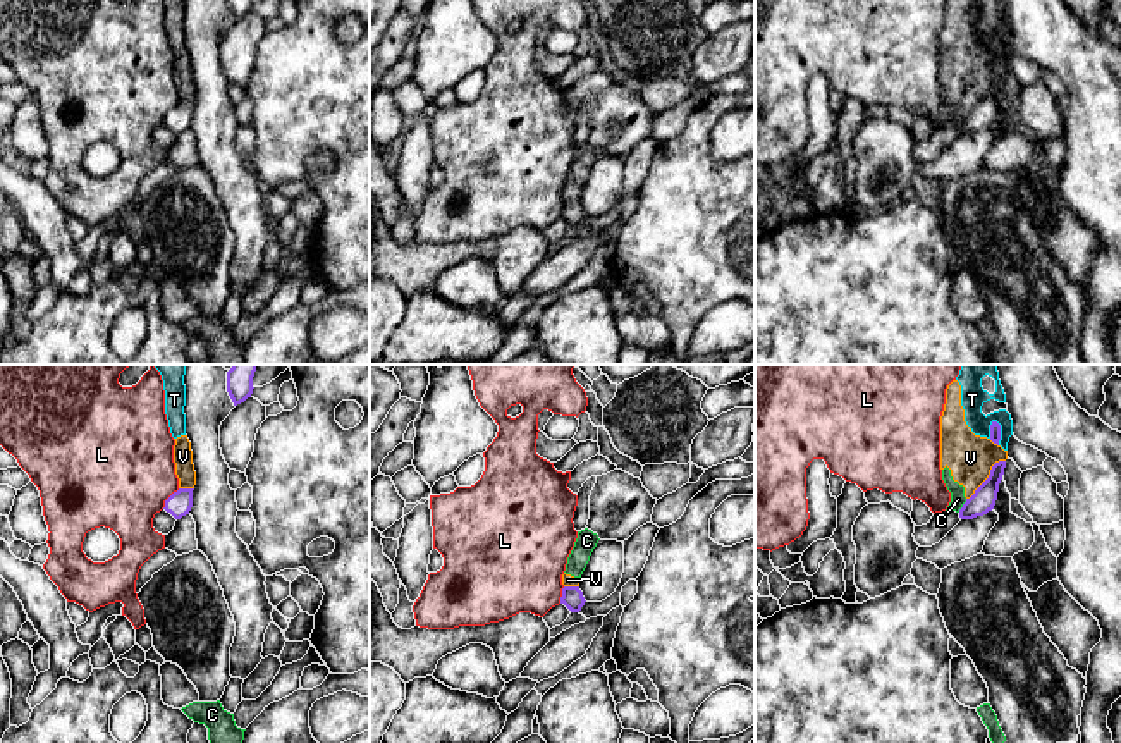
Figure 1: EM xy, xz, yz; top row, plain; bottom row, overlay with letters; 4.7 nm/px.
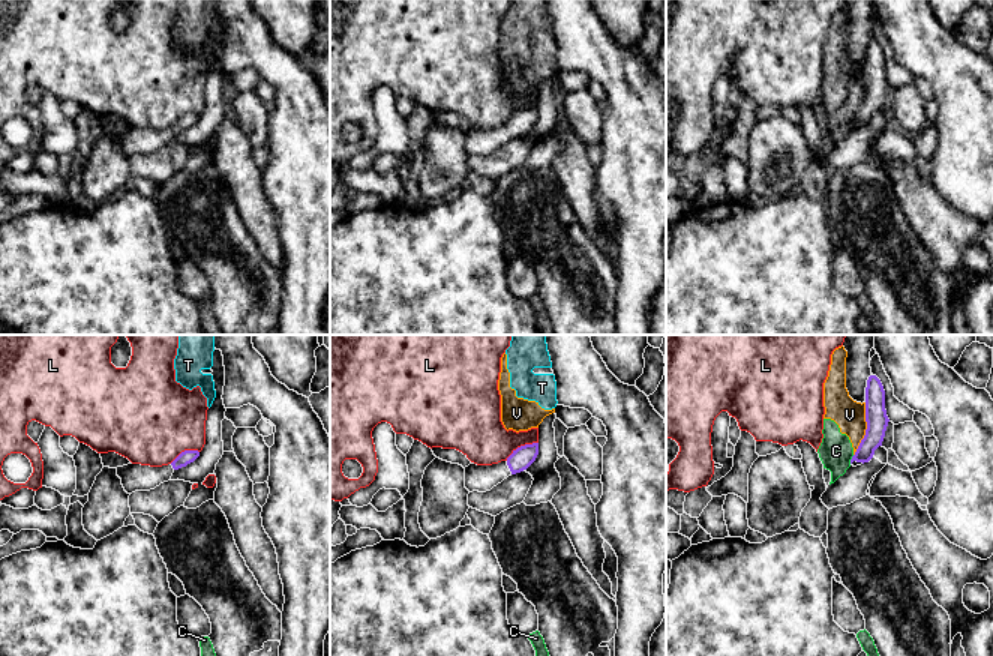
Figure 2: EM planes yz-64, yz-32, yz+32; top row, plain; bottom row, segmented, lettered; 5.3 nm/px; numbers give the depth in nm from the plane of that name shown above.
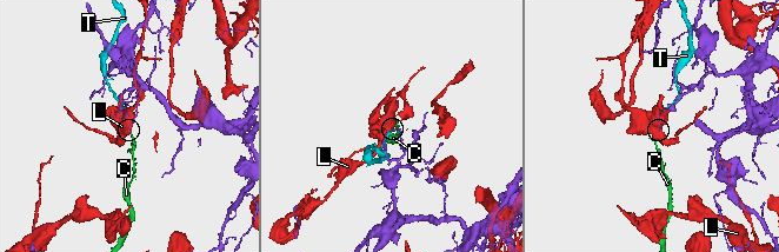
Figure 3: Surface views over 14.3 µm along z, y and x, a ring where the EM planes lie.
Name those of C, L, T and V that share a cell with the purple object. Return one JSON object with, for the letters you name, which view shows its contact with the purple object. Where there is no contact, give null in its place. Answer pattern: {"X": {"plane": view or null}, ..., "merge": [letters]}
{"merge": []}

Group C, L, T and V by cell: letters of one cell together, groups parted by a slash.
C T V / L

